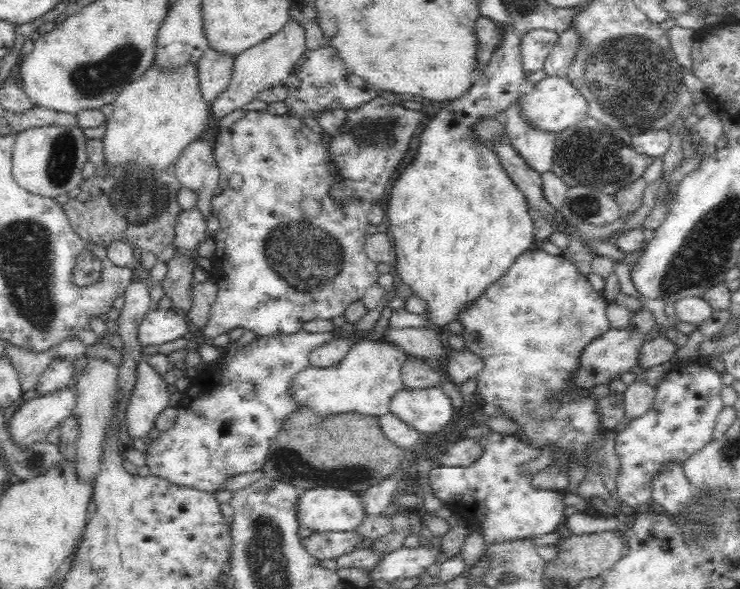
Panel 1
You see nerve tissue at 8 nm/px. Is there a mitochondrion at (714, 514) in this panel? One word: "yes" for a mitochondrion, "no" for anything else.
yes

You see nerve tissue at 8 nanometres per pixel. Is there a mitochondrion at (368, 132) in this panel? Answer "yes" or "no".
yes

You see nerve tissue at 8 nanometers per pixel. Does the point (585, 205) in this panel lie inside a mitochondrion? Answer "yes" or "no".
yes

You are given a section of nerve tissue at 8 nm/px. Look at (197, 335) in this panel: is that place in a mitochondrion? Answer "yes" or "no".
no

